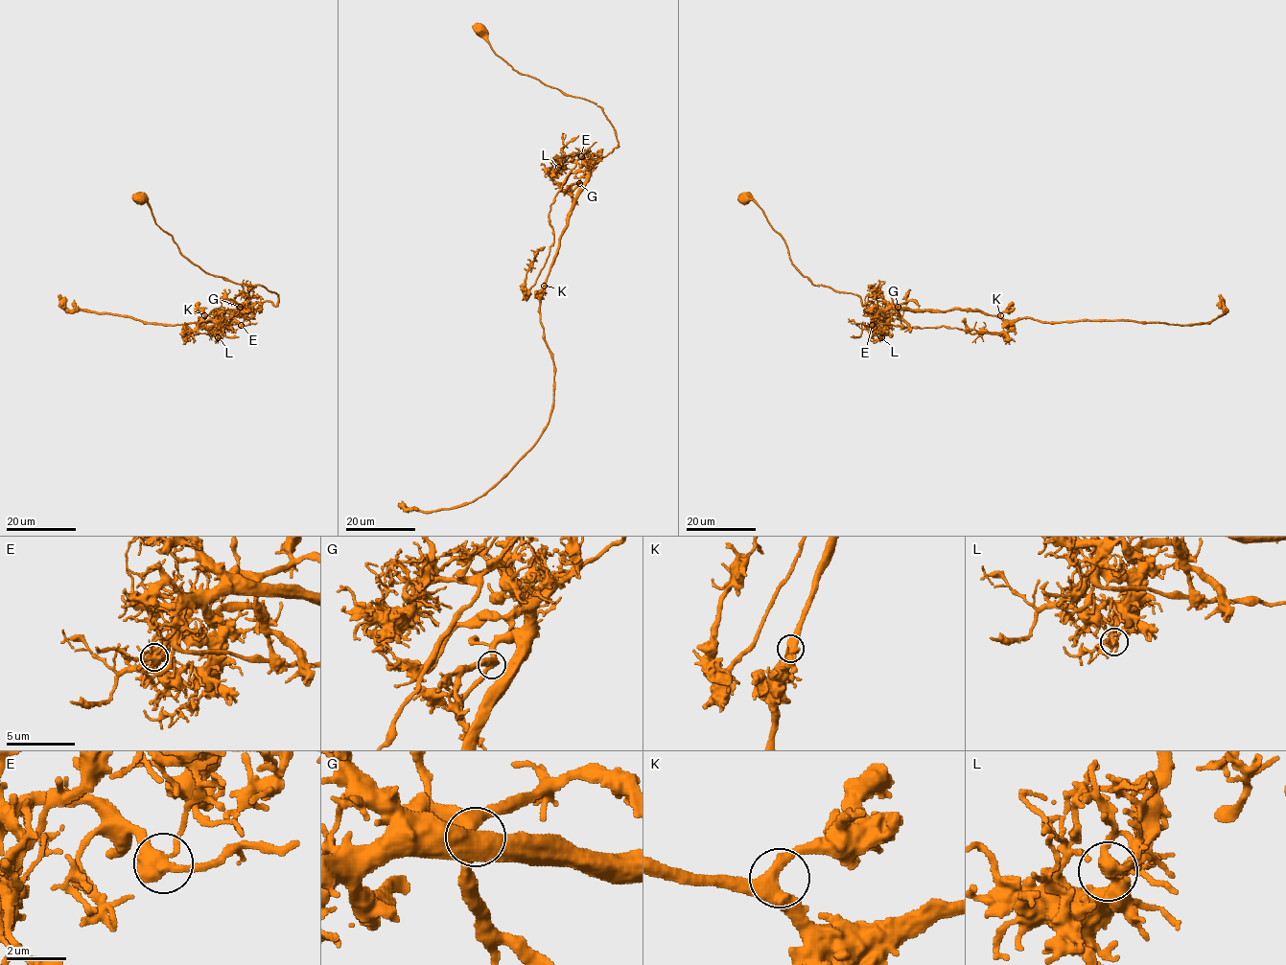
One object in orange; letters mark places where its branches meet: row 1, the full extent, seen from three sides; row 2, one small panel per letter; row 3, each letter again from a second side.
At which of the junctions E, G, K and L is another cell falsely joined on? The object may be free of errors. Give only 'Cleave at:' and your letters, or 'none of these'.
Cleave at: E

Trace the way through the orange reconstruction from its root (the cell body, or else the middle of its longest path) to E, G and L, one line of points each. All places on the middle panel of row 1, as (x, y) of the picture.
E: (479, 30), (493, 51), (518, 72), (592, 101), (601, 108), (613, 127), (618, 146), (589, 167), (581, 156)
G: (479, 30), (493, 51), (518, 72), (592, 101), (601, 108), (613, 127), (618, 146), (585, 173), (579, 183)
L: (479, 30), (515, 70), (594, 102), (613, 127), (618, 146), (612, 151), (589, 167), (576, 155), (558, 167)

